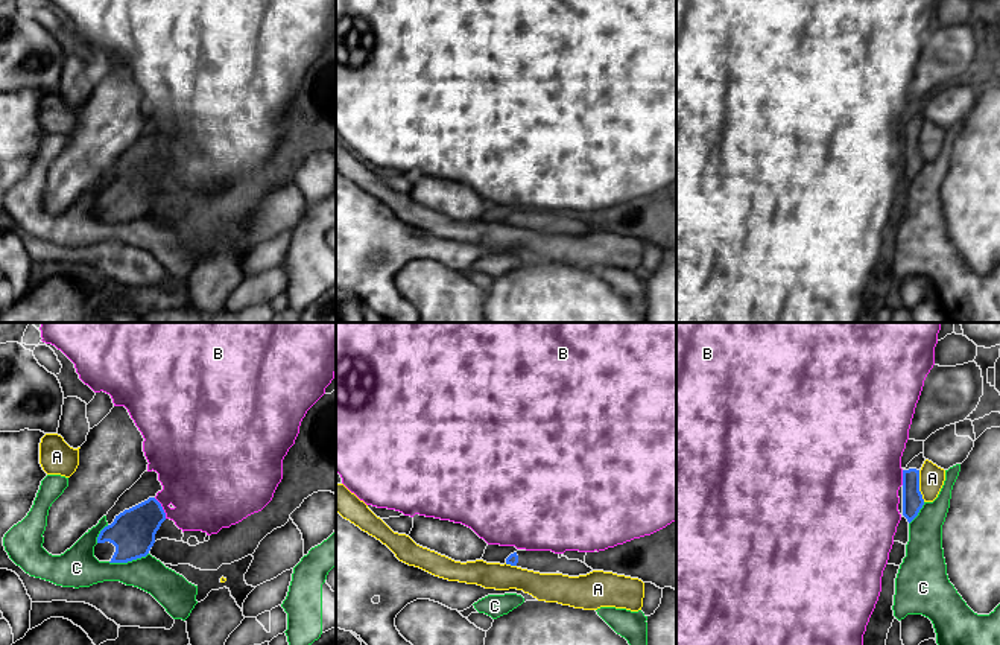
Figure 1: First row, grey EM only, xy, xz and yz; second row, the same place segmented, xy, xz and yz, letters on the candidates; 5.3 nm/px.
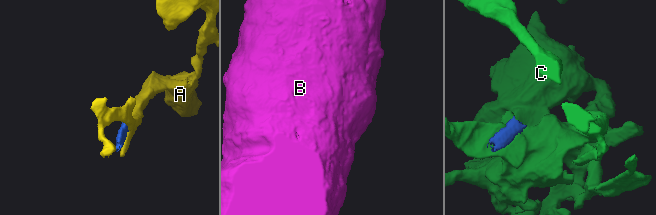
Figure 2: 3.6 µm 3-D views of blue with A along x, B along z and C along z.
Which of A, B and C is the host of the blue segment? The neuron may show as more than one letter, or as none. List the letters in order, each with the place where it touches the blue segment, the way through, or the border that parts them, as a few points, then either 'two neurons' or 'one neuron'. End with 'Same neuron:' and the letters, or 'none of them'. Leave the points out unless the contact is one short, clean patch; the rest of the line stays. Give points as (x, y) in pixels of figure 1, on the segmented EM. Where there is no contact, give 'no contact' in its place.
A: meets blue in yz at (918, 486); border along yz (918, 470), (918, 490), (924, 501); two neurons
B: meets blue in xy at (161, 508); border along xy (154, 498), (166, 517); two neurons
C: meets blue in xy at (128, 560); two neurons
Same neuron: none of them

